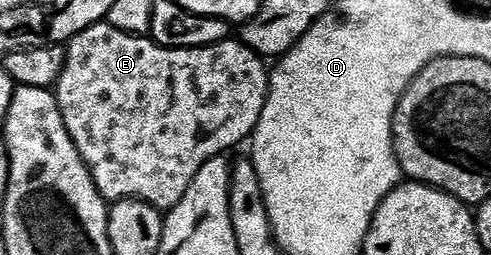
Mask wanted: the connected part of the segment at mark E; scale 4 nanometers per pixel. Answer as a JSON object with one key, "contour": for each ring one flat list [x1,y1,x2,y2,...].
{"contour":[[102,23,67,42,65,67,55,92,63,123,106,202,145,201,168,211,183,199,203,163,252,138,269,97,271,73,265,65,237,39,202,49,168,49,148,36,133,36]]}

